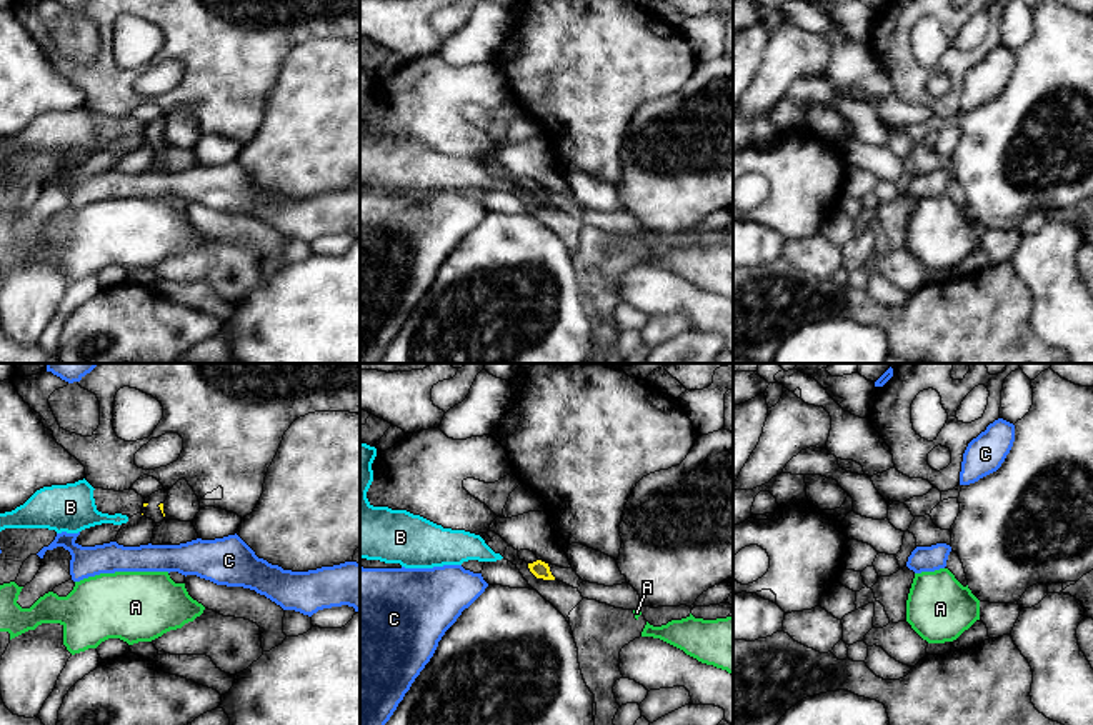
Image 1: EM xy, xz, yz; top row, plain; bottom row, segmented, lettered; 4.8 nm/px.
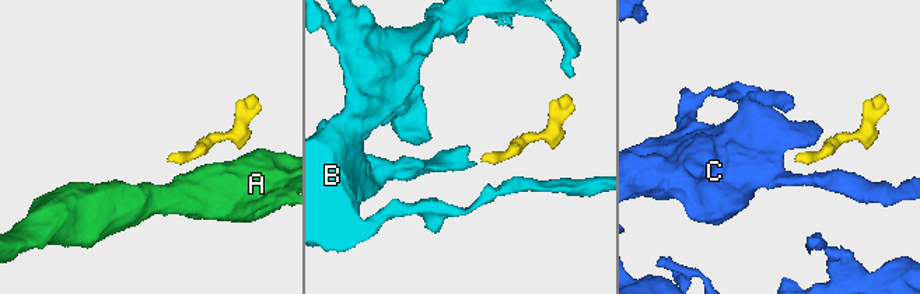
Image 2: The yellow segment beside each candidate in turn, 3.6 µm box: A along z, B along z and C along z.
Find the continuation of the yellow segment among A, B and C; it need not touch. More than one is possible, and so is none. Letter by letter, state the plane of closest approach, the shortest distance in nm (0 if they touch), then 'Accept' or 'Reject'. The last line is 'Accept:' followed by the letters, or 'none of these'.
A: Closest in xz. Distance 420 nm. Reject
B: Closest in xz. Distance 130 nm. Accept
C: Closest in xz. Distance 220 nm. Reject
Accept: B

